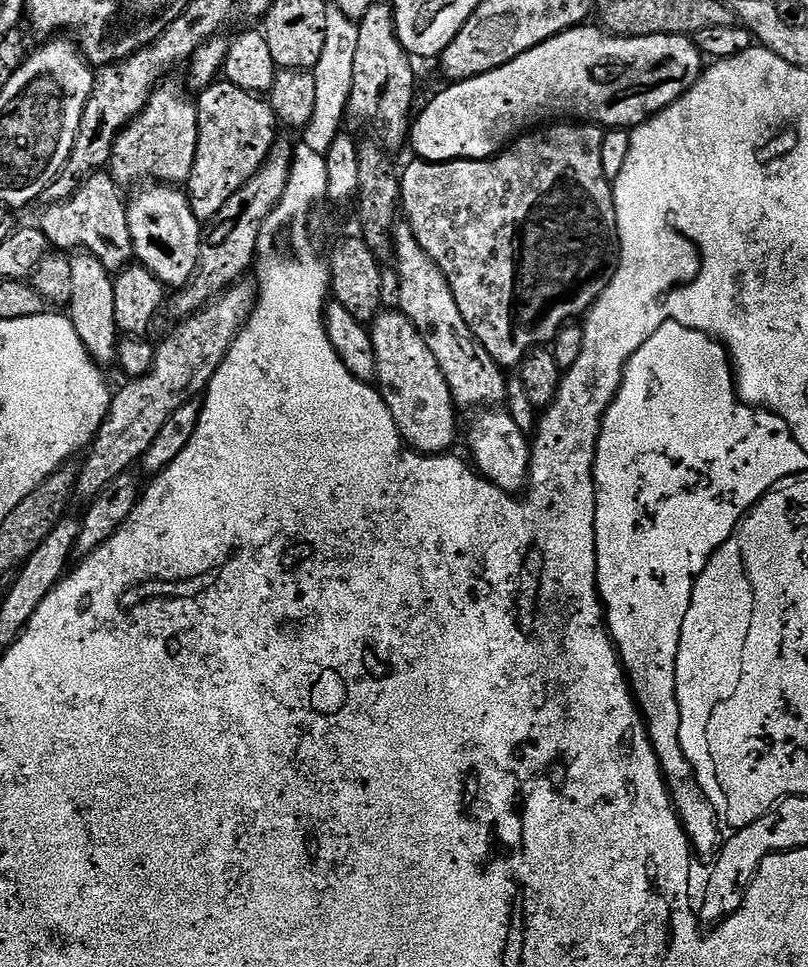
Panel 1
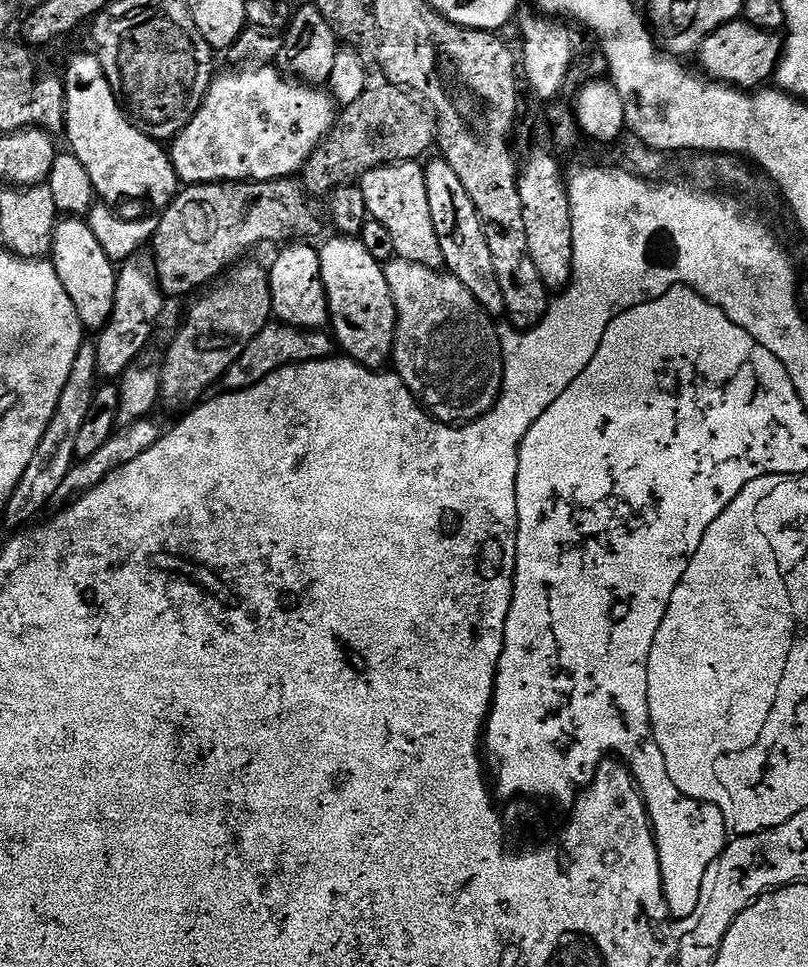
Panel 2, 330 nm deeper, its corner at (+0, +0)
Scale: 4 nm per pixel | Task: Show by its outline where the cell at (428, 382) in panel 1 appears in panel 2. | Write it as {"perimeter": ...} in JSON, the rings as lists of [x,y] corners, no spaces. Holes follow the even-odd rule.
{"perimeter":[[[337,235],[319,249],[322,282],[328,295],[330,332],[337,345],[365,368],[380,370],[393,359],[396,307],[386,282],[384,264],[375,260],[360,238]]]}

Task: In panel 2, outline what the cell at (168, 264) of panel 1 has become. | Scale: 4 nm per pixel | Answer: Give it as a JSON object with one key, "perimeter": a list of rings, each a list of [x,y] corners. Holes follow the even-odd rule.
{"perimeter":[[[91,51],[80,52],[68,64],[68,69],[62,72],[64,93],[66,94],[66,137],[71,155],[86,166],[86,174],[90,174],[90,182],[94,182],[97,197],[109,206],[120,206],[123,200],[149,200],[157,210],[163,210],[171,204],[182,188],[182,182],[177,178],[172,165],[172,157],[164,152],[157,141],[150,139],[142,130],[133,126],[125,109],[117,100],[114,90],[100,65],[99,56]]]}

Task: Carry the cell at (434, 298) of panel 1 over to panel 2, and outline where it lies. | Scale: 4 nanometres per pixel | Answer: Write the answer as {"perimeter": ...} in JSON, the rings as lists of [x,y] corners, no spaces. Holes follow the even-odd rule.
{"perimeter":[[[419,163],[384,164],[381,168],[375,168],[361,176],[358,187],[366,198],[369,217],[390,230],[399,259],[437,270],[445,267],[442,246],[431,218],[424,168]]]}

